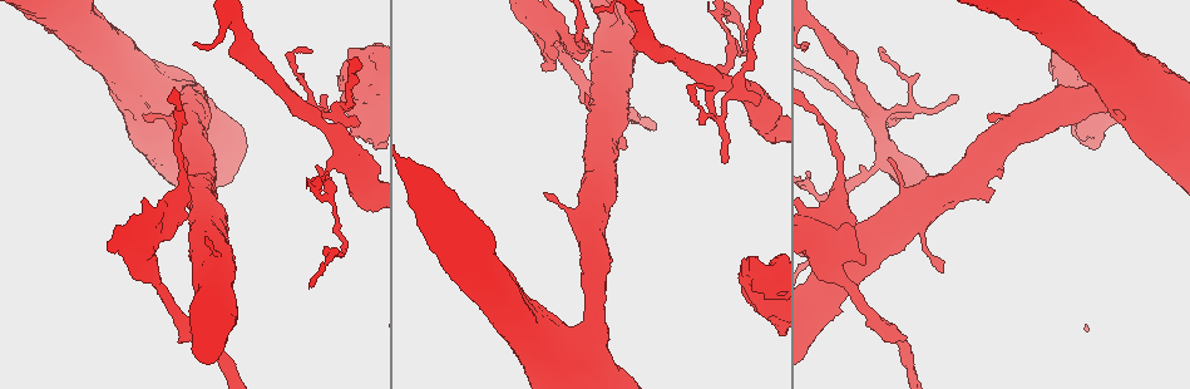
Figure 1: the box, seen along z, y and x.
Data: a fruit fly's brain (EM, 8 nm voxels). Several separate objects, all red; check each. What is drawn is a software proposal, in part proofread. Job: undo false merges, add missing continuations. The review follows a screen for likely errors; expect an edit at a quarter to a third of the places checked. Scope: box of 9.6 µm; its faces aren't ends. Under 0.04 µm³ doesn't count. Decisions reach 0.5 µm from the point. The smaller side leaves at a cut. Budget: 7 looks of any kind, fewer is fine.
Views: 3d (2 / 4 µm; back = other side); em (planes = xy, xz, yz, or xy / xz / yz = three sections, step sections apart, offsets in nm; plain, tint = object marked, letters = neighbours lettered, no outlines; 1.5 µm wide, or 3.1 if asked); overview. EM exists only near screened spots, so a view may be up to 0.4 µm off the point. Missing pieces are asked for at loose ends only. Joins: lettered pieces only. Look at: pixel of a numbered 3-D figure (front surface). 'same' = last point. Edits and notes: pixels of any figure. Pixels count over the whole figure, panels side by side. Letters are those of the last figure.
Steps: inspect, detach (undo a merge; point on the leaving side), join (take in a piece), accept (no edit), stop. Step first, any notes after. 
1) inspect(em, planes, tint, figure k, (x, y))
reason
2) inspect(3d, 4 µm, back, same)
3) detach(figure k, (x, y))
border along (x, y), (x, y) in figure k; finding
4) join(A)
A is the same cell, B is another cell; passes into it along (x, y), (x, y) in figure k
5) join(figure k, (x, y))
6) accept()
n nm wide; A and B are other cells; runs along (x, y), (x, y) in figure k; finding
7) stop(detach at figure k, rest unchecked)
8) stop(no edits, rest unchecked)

inspect(em, yz, step 4, tint, figure 1, (622, 146))
free end

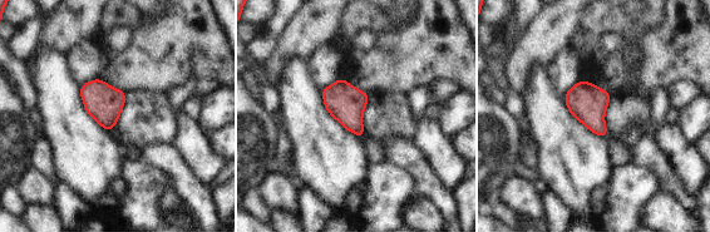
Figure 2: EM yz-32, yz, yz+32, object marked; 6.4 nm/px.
inspect(em, planes, letters, same)

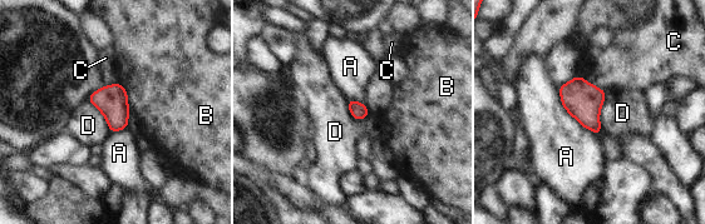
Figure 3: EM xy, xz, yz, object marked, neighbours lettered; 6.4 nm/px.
accept()
A, B, C and D are other cells; border along (606, 91), (600, 112), (600, 134) in figure 3; none of them fits

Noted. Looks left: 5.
inspect(em, xy, step 8, tint, figure 1, (720, 118))
closes a loop

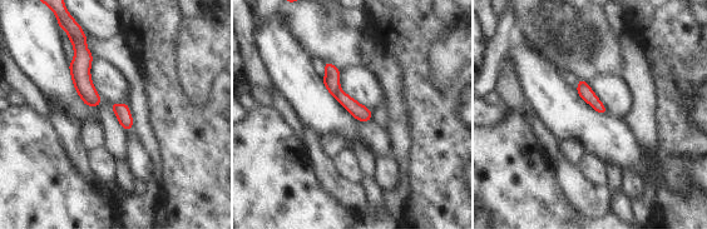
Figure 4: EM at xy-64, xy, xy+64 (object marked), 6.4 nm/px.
inspect(em, planes, letters, same)

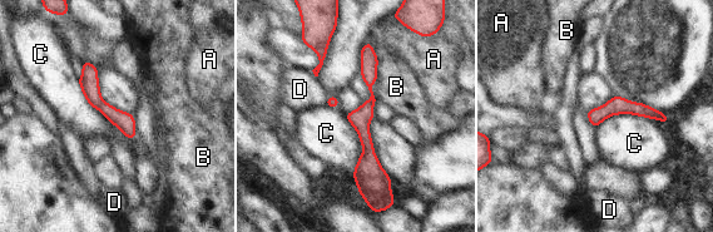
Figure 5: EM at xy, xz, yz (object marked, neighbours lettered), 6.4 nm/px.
detach(figure 5, (89, 84))
C touches over 460 nm; A, B, C and D are other cells; two neurons meet here

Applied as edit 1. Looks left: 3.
inspect(3d, 4 µm, figure 1, (744, 263))
touches itself

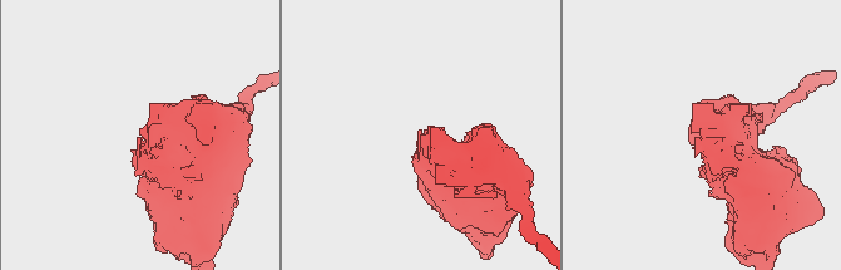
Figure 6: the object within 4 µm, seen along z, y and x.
inspect(em, planes, letters, figure 6, (424, 137))

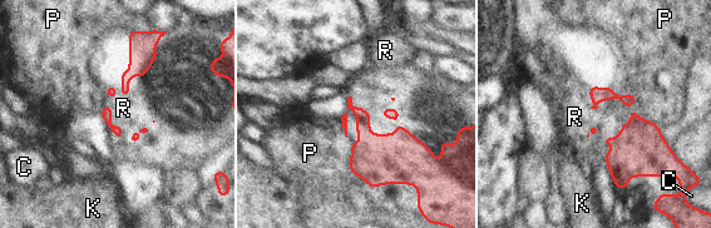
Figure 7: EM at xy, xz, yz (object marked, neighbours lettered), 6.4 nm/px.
accept()
60 nm wide; C, K, P and R are other cells; all the same neuron

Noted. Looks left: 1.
stop(detach at figure 5, rest unchecked)

